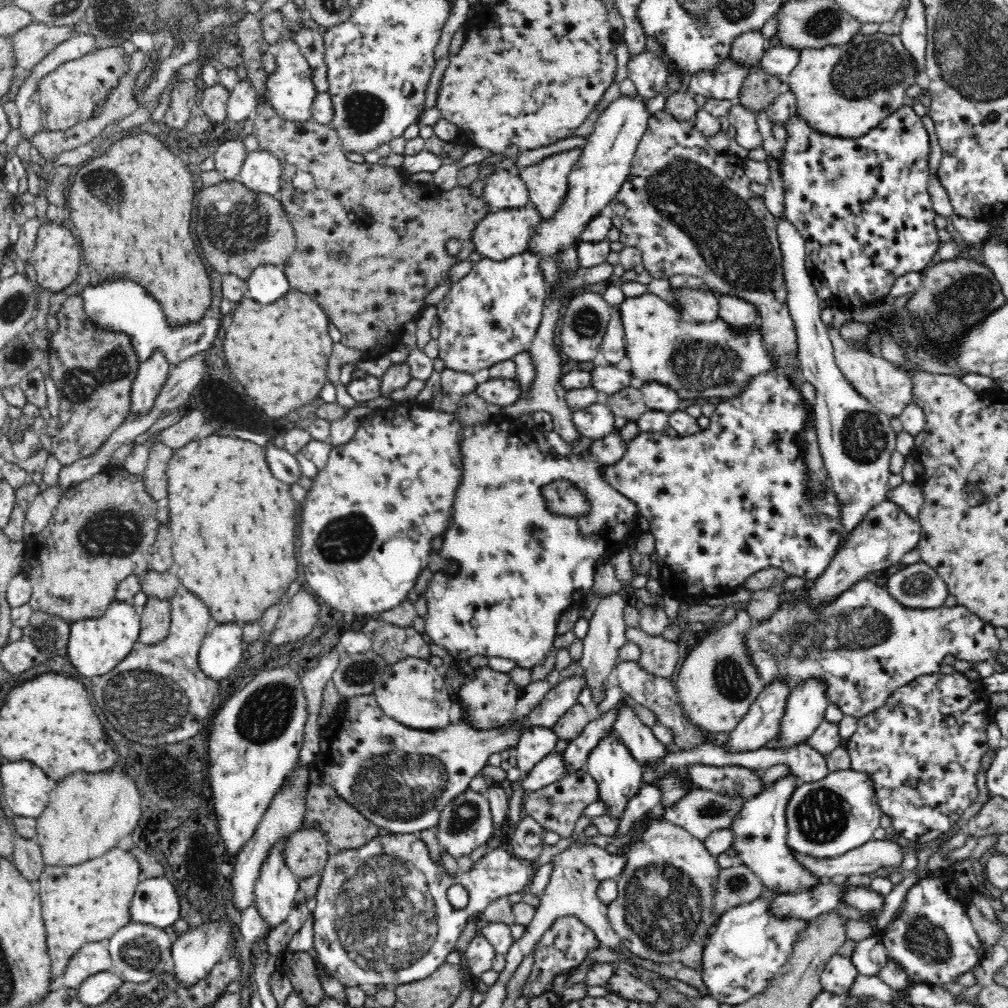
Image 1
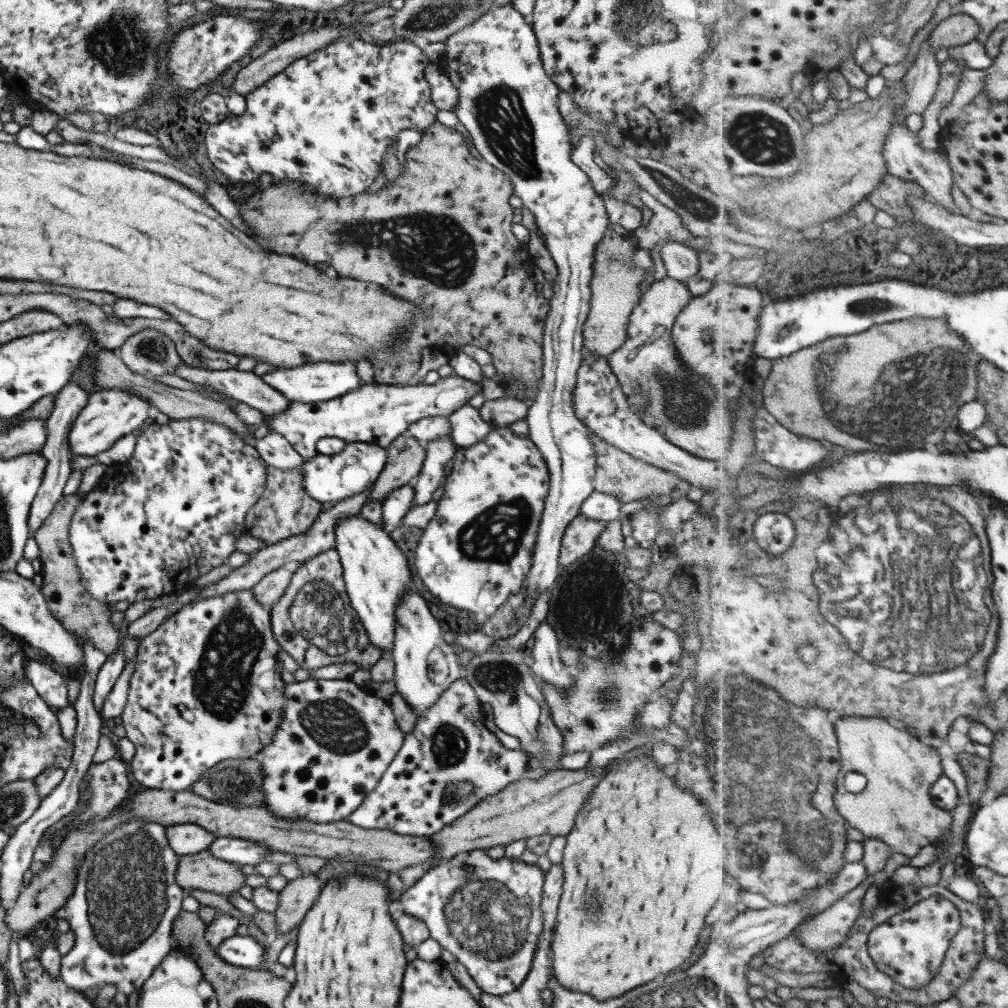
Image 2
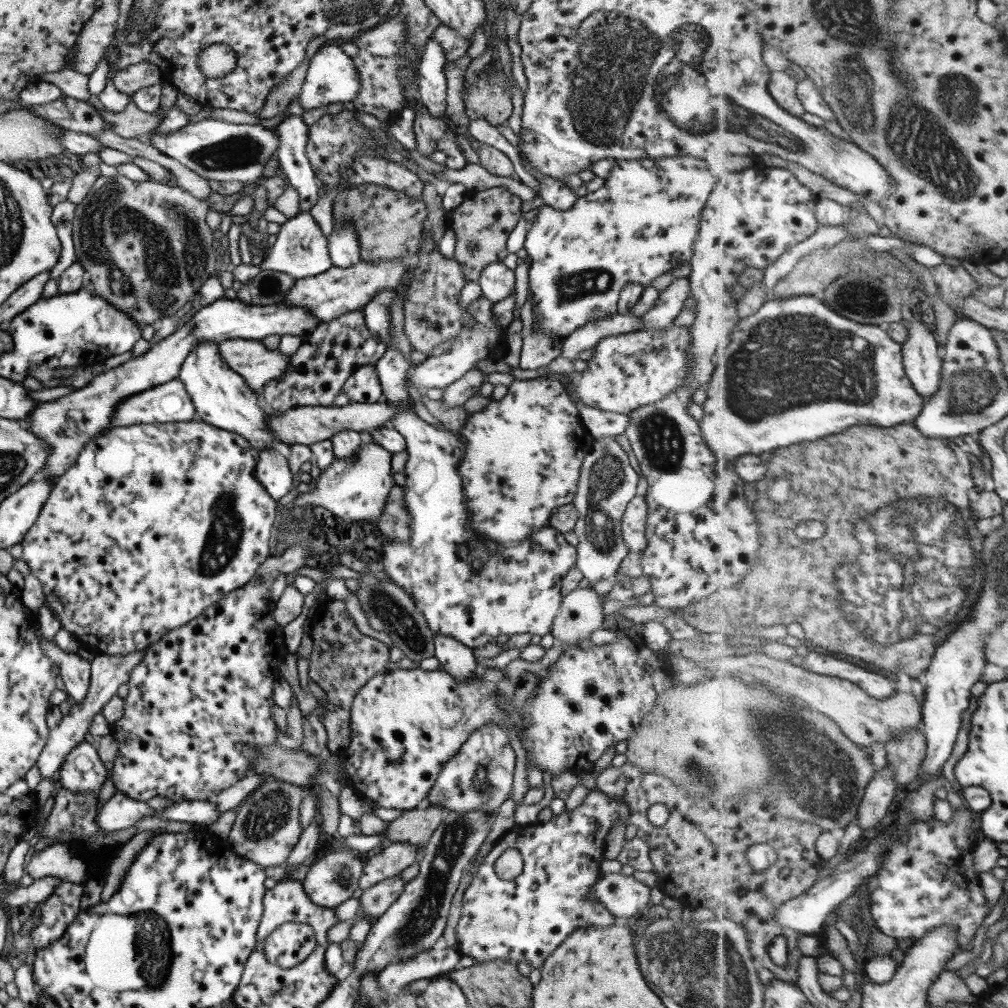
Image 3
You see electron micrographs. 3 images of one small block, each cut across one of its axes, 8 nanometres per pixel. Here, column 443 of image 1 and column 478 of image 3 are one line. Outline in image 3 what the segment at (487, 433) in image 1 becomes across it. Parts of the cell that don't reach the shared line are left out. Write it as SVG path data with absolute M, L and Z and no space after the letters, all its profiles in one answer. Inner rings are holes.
M381 289L361 308L369 334L377 336L387 346L374 364L384 402L400 409L382 427L401 434L407 451L407 462L402 471L405 482L401 489L405 509L412 516L409 522L411 539L399 542L386 538L381 548L382 569L423 614L427 629L431 629L433 636L453 637L471 650L491 643L499 634L527 633L541 637L549 632L561 604L561 580L575 564L576 548L549 526L534 531L511 547L501 546L491 539L485 539L485 544L473 542L477 536L471 535L474 531L470 528L469 514L465 512L461 478L456 468L464 454L460 434L437 429L423 422L412 408L408 408L410 398L404 382L411 366L389 343L389 306L395 294L393 289ZM462 544L468 551L459 556L457 550ZM471 556L481 561L481 572L471 568Z

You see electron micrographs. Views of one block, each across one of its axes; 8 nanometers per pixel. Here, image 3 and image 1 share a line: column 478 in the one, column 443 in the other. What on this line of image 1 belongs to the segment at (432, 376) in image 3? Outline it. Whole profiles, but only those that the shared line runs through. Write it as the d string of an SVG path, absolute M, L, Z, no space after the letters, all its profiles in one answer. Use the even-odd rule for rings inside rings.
M527 249L520 254L501 261L483 257L473 263L471 271L446 292L446 296L437 302L439 324L439 358L444 360L445 368L462 370L473 374L494 366L497 362L513 359L520 352L527 352L530 342L536 336L536 330L542 318L543 302L547 296L543 270L539 265L539 256Z

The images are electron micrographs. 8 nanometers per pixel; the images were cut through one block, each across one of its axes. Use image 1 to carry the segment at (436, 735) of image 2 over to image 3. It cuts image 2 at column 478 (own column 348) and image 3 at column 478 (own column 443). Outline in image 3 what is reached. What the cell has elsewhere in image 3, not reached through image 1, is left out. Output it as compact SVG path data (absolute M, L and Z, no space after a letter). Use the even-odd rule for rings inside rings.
M484 724L475 728L461 743L457 753L449 757L427 793L429 806L439 806L445 811L453 810L459 814L483 810L485 816L494 816L501 806L511 796L511 778L515 754L507 741L508 733L500 725Z

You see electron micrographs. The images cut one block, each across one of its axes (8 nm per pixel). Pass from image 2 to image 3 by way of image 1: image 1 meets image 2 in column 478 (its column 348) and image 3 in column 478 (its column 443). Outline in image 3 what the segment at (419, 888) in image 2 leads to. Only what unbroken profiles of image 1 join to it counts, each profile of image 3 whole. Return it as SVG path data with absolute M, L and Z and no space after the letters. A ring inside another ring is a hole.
M587 790L587 796L583 800L583 804L579 804L577 808L573 810L565 810L559 815L553 815L550 821L545 822L545 824L539 824L539 826L531 826L531 823L523 824L519 826L519 844L517 844L517 825L513 825L508 831L506 831L491 847L489 853L485 854L485 857L481 860L477 872L472 876L472 881L469 885L466 886L465 894L465 906L469 904L471 908L470 912L465 912L465 944L456 944L456 949L458 954L462 956L471 956L475 960L476 964L481 964L481 962L491 962L491 960L511 960L511 962L527 962L531 964L532 968L539 968L543 961L549 956L549 953L553 949L565 940L565 938L573 933L573 930L579 928L586 928L587 926L610 926L616 922L616 919L613 915L609 914L607 910L599 905L593 898L590 889L592 884L595 883L596 877L600 871L600 863L602 862L602 852L603 844L607 832L611 829L613 823L617 821L627 822L627 815L629 815L629 810L627 806L621 802L621 800L615 800L615 798L609 798L605 794L601 793L599 790ZM508 848L515 848L519 851L520 856L522 857L522 872L515 879L511 880L500 880L494 872L494 863L496 858Z

